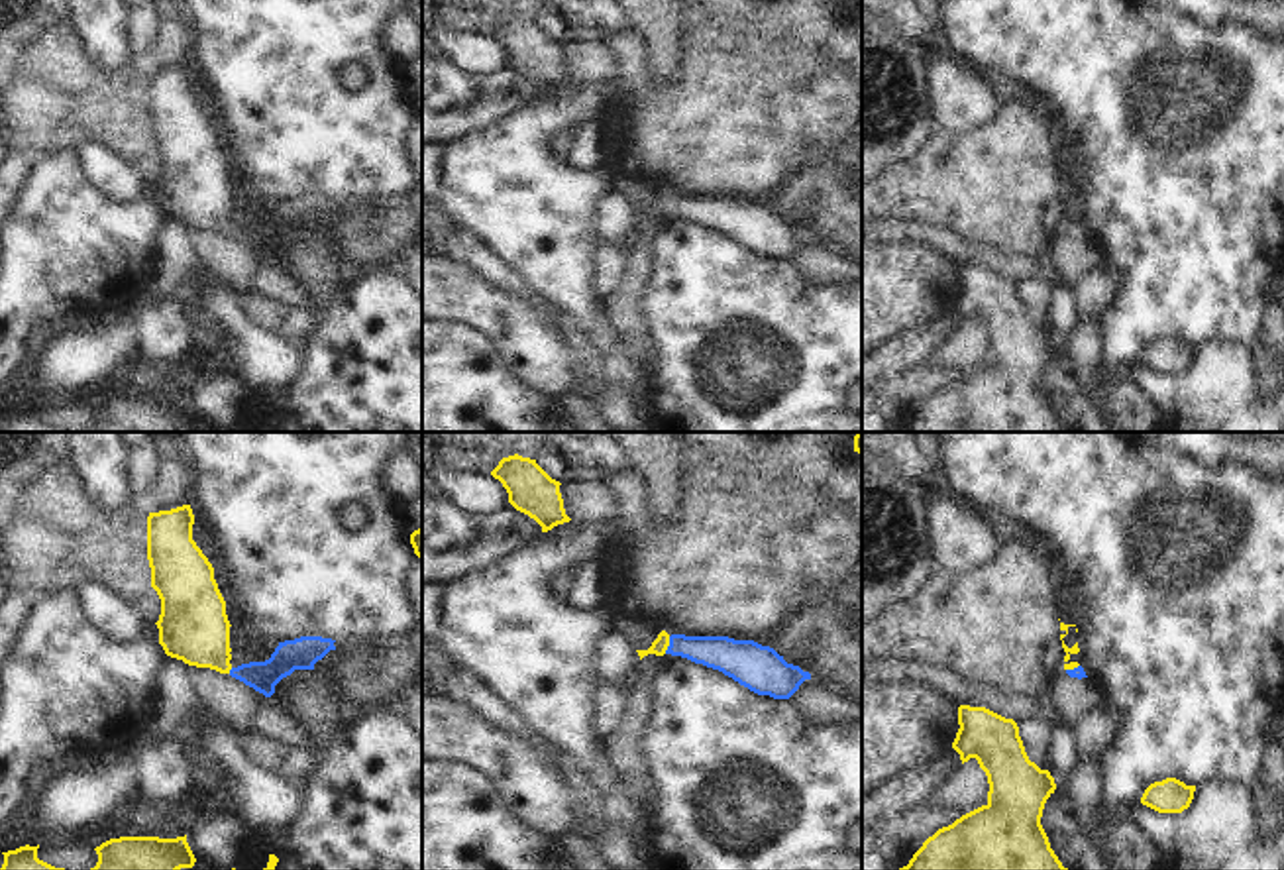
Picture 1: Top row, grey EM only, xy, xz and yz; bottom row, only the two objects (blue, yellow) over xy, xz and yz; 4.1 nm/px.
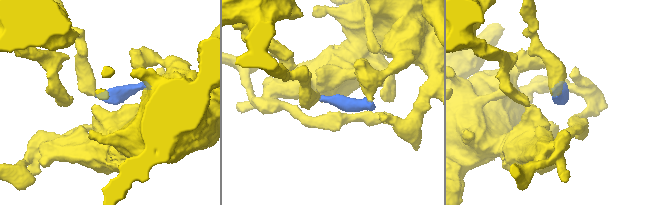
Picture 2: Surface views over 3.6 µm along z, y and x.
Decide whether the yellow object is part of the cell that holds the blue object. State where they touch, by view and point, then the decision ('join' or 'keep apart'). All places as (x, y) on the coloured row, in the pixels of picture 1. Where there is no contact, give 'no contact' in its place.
meets blue in xz at (670, 645); join

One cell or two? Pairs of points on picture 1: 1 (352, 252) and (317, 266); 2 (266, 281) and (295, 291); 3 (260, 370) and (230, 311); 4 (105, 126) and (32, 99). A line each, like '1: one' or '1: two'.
1: two
2: one
3: one
4: one

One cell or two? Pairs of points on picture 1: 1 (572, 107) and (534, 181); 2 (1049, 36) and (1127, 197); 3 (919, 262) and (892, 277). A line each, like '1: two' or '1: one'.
1: one
2: one
3: one

